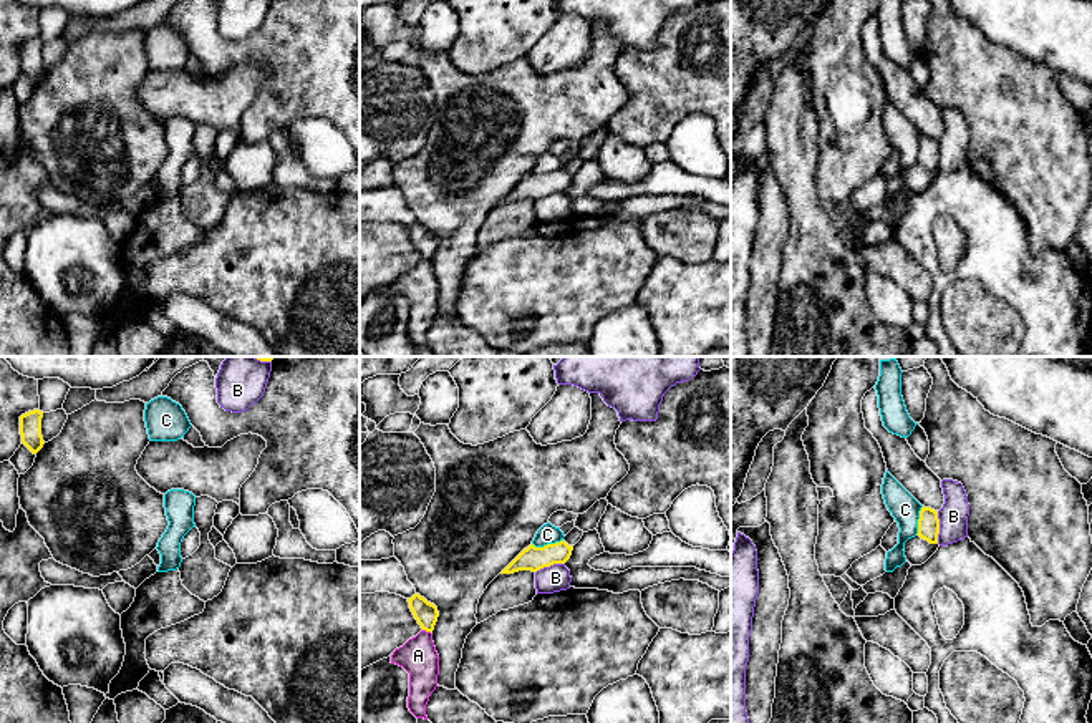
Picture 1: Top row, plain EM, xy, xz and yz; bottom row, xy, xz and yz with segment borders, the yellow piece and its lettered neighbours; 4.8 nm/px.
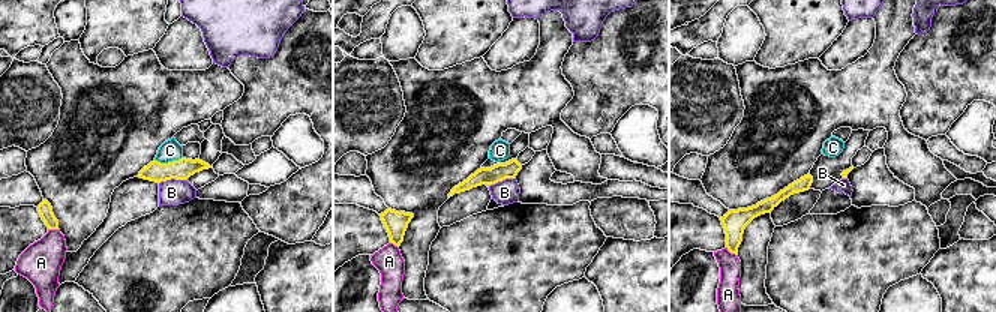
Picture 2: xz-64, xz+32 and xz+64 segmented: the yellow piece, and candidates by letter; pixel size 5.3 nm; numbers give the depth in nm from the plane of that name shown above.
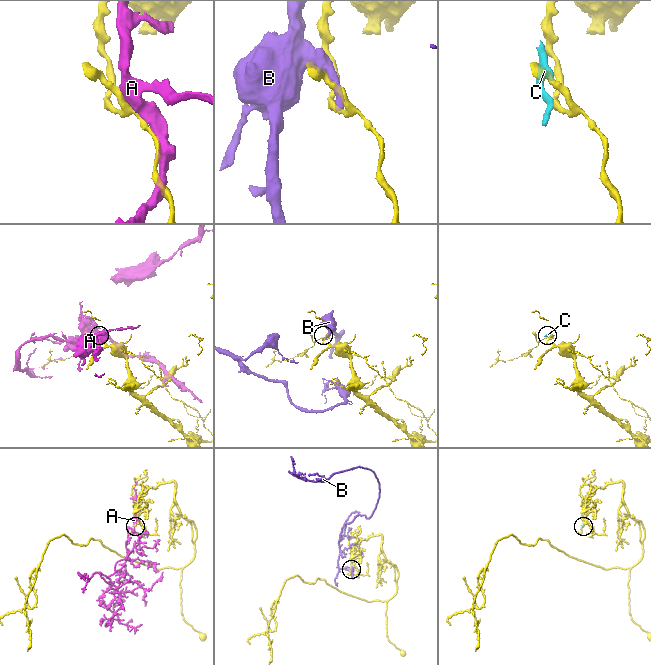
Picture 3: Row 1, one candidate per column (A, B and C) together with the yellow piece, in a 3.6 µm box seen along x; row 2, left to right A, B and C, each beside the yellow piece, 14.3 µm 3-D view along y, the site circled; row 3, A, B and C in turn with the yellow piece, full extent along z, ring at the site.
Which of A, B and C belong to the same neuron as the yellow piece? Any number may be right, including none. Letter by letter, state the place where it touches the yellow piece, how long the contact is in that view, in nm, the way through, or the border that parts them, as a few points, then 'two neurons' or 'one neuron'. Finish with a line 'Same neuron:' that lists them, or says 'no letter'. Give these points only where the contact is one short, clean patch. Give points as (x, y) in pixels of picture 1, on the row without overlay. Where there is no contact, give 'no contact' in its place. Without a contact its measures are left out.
A: meets yellow in xz at (428, 259); contact 50 nm long; two neurons
B: meets yellow in yz at (938, 156); contact 160 nm long; two neurons
C: meets yellow in xz at (547, 173); contact 150 nm long; border along xz (562, 168), (552, 173), (532, 173); two neurons
Same neuron: no letter

